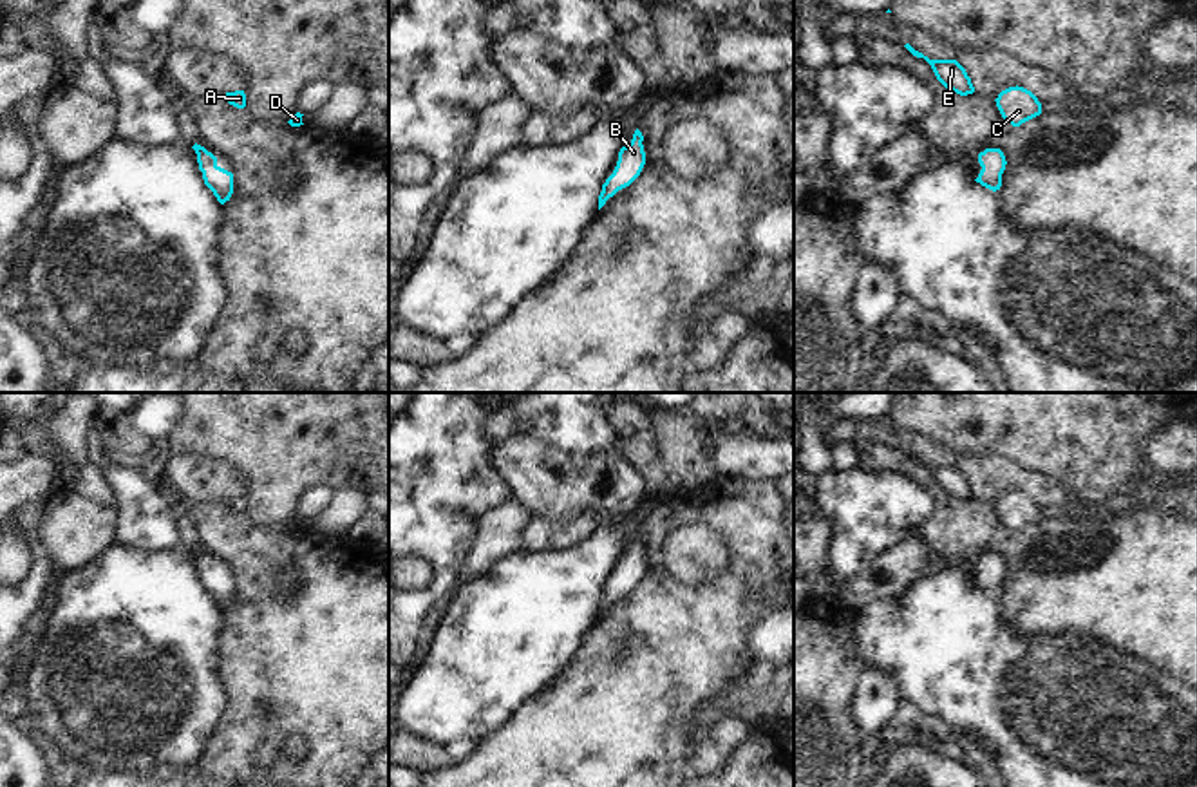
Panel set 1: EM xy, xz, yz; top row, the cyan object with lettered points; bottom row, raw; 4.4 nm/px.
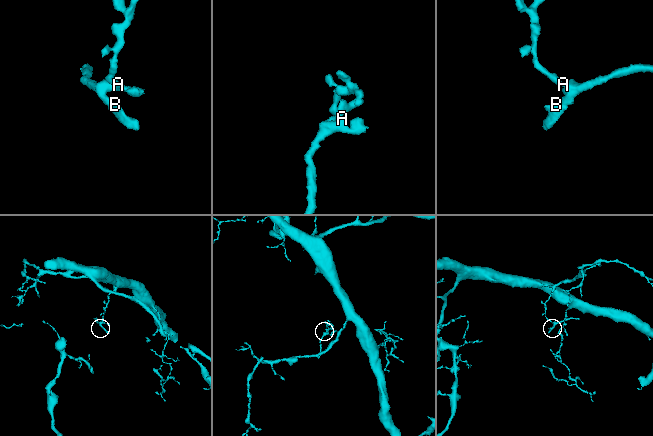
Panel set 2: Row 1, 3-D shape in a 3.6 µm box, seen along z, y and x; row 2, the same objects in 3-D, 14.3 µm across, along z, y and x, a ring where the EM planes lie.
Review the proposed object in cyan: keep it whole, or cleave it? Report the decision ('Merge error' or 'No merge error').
No merge error

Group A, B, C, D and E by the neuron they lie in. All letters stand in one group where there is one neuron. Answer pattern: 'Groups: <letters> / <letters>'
Groups: A B C D E

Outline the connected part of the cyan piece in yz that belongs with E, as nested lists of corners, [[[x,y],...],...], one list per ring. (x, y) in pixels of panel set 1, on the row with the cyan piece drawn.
[[[910,43],[904,45],[913,56],[924,58],[937,80],[949,90],[967,96],[975,92],[971,78],[967,76],[966,69],[957,60],[929,60],[922,52],[915,51]]]

